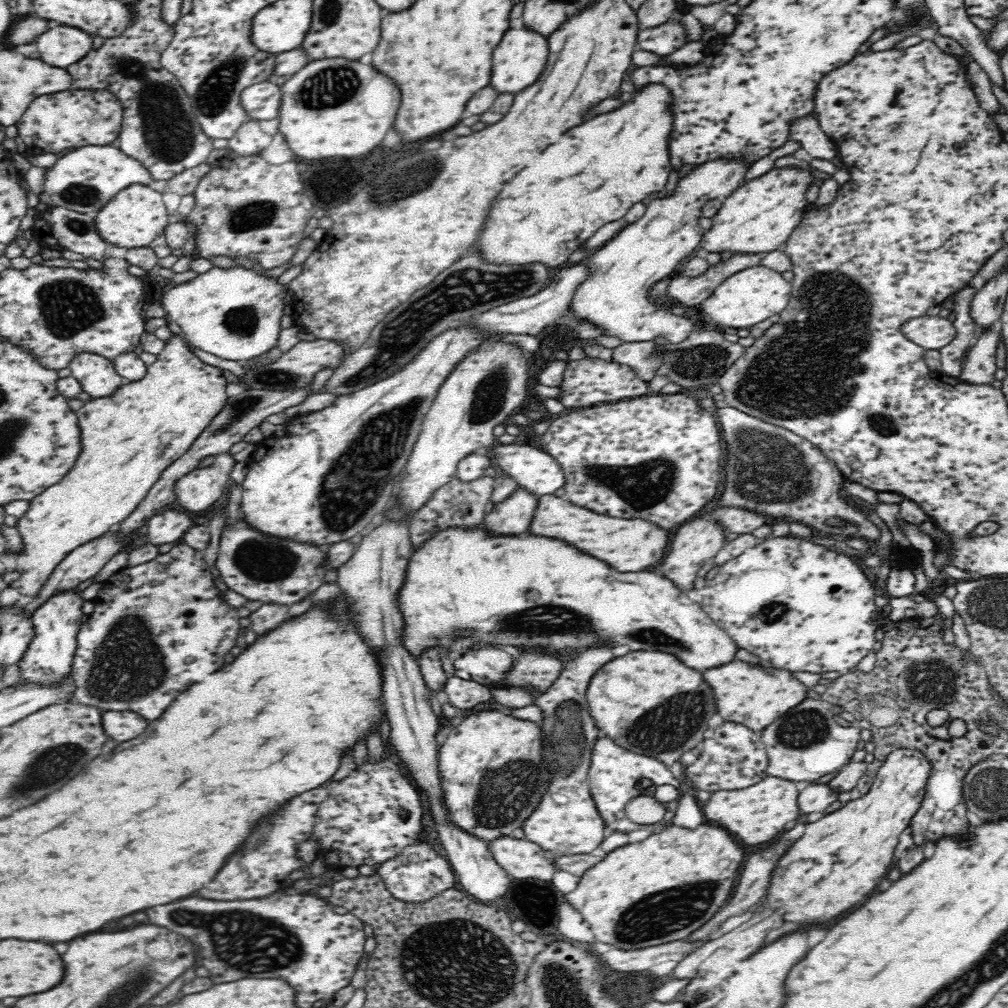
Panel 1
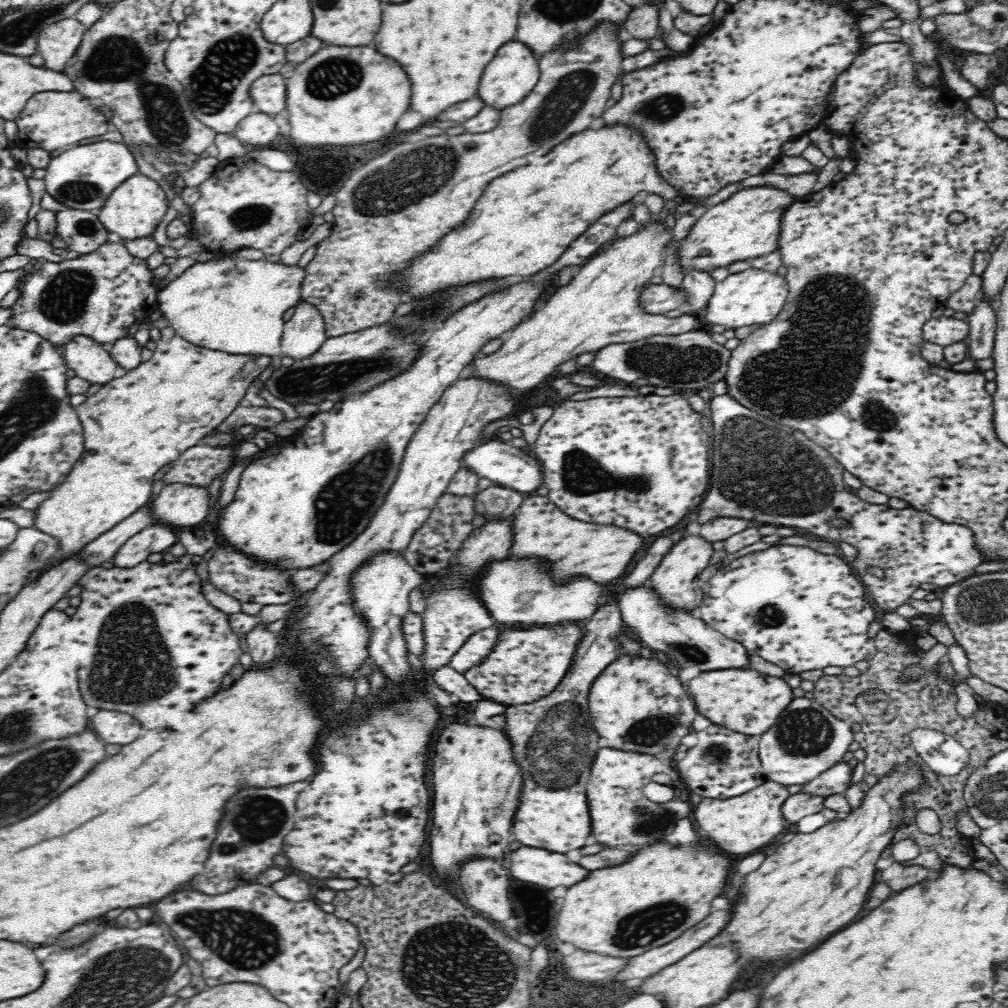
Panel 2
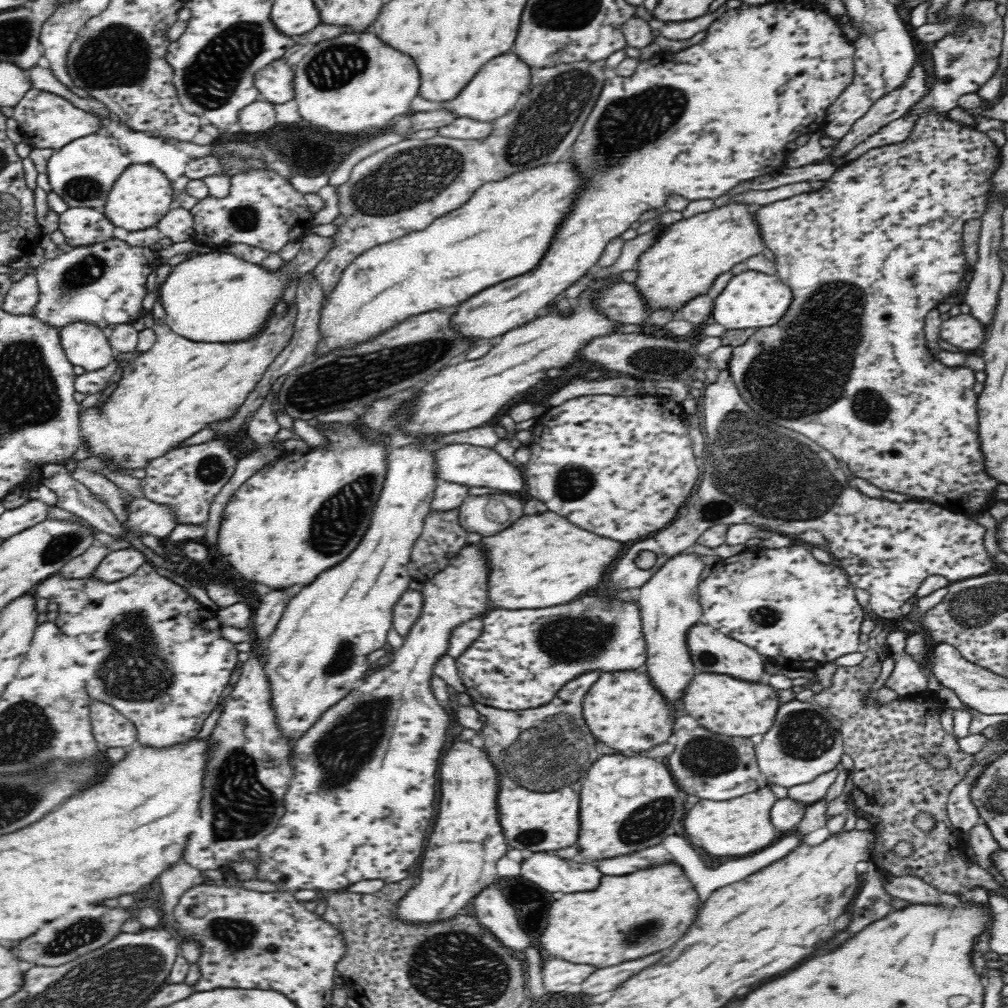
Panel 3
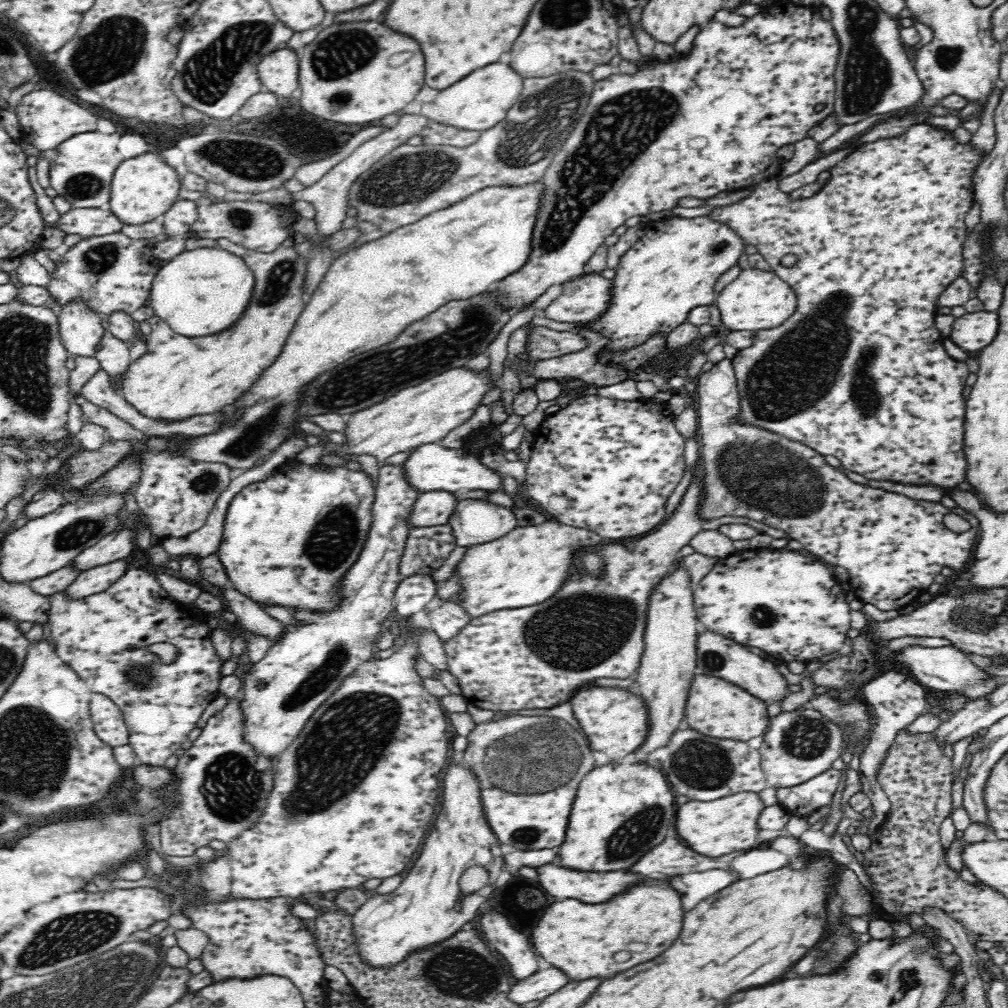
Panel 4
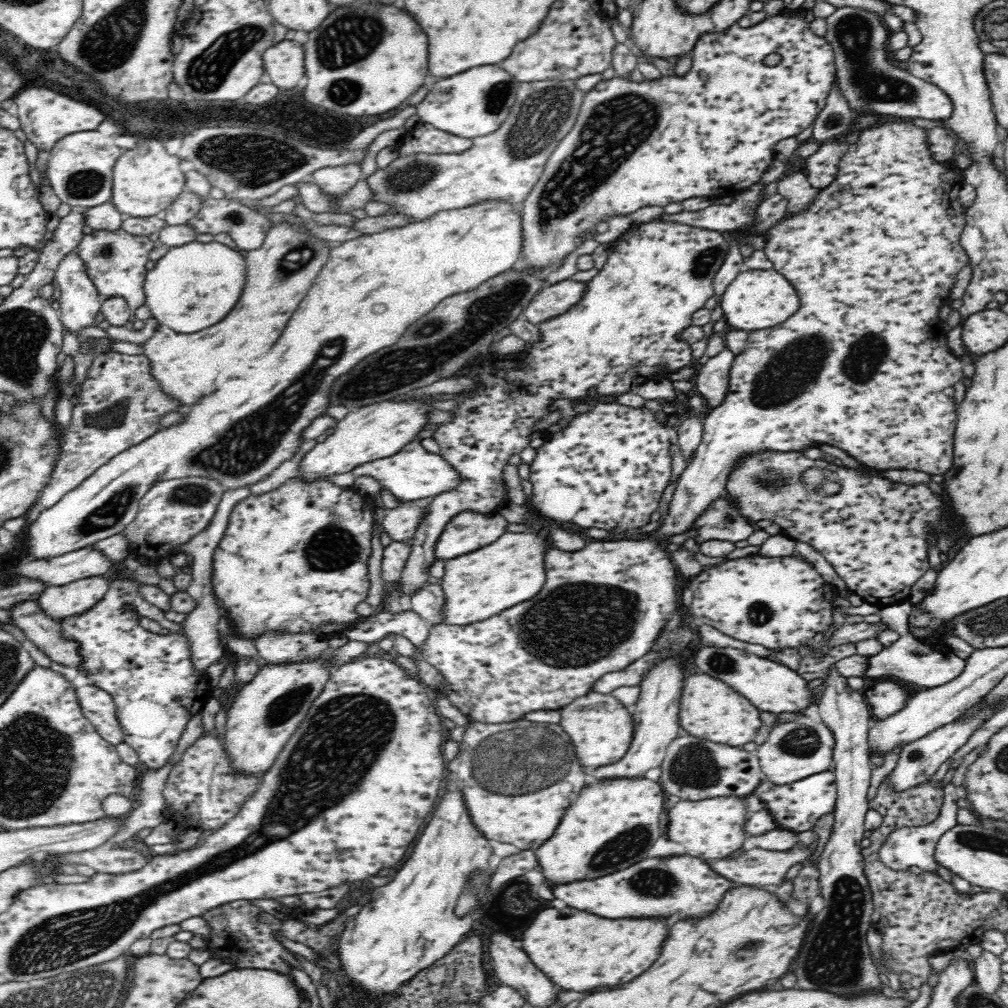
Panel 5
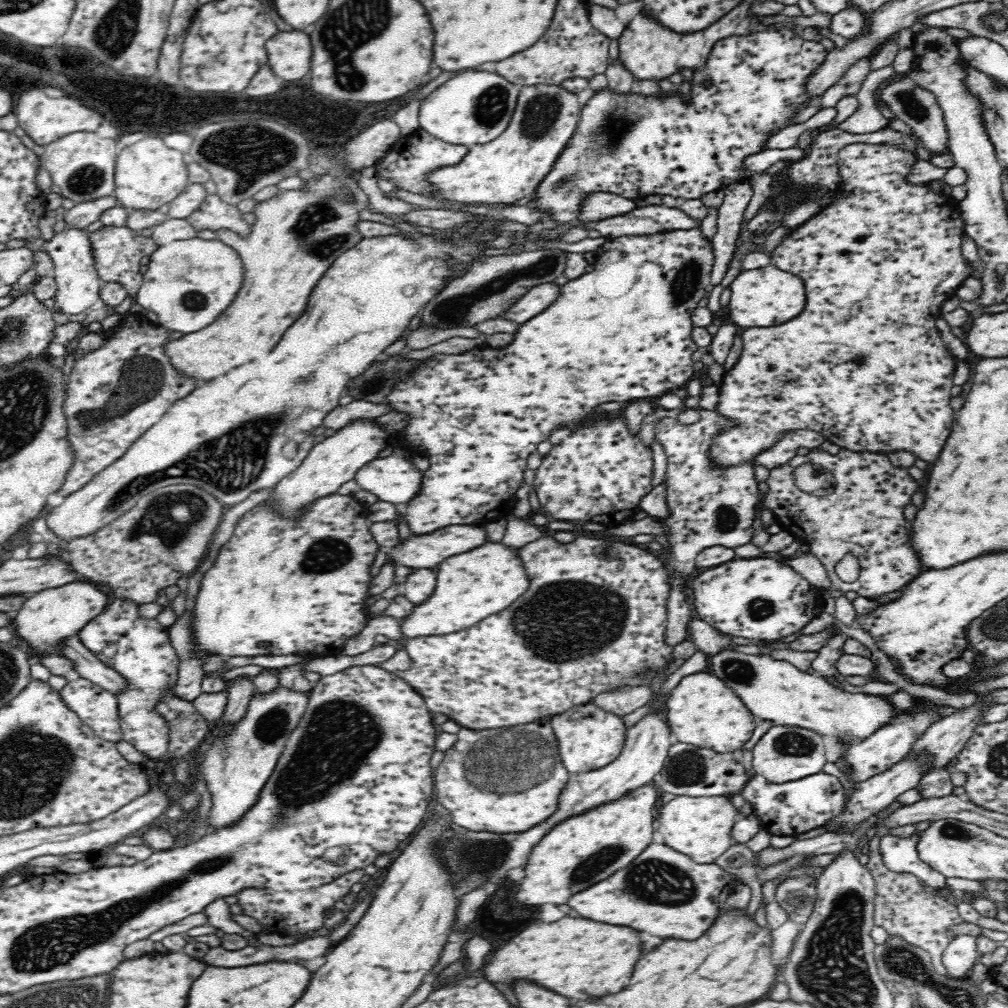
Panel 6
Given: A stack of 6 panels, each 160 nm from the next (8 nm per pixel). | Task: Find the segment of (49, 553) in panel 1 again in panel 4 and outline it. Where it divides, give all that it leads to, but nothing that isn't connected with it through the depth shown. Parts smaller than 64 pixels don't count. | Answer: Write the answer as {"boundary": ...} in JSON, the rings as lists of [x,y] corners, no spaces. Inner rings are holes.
{"boundary":[[[219,238],[217,246],[243,258],[254,272],[252,302],[236,326],[206,338],[188,338],[175,333],[155,314],[147,320],[151,332],[146,337],[146,351],[127,366],[120,394],[128,405],[149,420],[174,424],[196,416],[225,412],[224,408],[248,392],[279,357],[306,306],[302,284],[308,258],[300,258],[291,242],[271,253],[250,250],[227,238]]]}

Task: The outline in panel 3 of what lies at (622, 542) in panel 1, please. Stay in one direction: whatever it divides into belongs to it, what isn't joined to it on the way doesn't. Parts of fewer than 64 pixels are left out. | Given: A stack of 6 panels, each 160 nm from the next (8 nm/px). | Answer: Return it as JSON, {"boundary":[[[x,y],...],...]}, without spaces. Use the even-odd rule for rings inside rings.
{"boundary":[[[551,510],[524,514],[505,530],[482,537],[481,543],[491,568],[489,604],[506,610],[541,609],[570,602],[606,579],[606,570],[622,552],[620,542],[578,528]]]}

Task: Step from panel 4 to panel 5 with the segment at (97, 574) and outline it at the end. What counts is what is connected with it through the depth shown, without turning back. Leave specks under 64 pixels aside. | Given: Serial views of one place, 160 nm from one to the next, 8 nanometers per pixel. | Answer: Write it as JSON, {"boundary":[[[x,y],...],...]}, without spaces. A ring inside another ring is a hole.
{"boundary":[[[102,574],[80,578],[62,586],[49,586],[37,601],[48,616],[60,621],[92,608],[96,602],[104,598],[109,584],[108,579]]]}

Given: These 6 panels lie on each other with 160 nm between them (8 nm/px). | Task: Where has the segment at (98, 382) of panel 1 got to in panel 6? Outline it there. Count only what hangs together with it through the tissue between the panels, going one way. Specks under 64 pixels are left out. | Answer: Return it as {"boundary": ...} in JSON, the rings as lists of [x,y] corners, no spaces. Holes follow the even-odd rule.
{"boundary":[[[64,229],[50,240],[44,241],[40,246],[26,242],[23,247],[28,248],[33,253],[39,250],[44,251],[52,258],[51,275],[57,284],[56,306],[61,309],[61,312],[68,316],[86,314],[86,310],[98,300],[99,290],[104,283],[100,280],[94,266],[88,232],[85,229]]]}

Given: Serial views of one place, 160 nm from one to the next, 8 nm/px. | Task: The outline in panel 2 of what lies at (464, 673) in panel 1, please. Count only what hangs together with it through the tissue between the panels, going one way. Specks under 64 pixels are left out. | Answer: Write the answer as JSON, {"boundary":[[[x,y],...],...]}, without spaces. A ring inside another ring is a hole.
{"boundary":[[[489,627],[472,634],[451,658],[449,666],[456,672],[464,674],[474,666],[484,664],[499,637],[499,631]]]}

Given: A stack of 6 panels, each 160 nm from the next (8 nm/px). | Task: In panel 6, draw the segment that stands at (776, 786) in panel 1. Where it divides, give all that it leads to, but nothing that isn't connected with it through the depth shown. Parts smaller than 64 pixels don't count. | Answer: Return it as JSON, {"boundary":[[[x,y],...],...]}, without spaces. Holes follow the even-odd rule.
{"boundary":[[[672,796],[666,797],[662,809],[657,809],[655,819],[666,846],[687,854],[700,864],[712,864],[732,846],[736,809],[728,796]]]}

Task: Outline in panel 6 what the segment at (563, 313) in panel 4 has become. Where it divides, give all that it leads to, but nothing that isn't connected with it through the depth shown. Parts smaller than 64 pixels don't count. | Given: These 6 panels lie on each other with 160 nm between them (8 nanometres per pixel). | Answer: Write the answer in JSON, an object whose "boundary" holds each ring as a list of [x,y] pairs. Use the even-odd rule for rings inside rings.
{"boundary":[[[555,282],[542,283],[528,290],[519,301],[507,310],[503,317],[524,324],[527,320],[543,313],[561,293],[561,285]]]}

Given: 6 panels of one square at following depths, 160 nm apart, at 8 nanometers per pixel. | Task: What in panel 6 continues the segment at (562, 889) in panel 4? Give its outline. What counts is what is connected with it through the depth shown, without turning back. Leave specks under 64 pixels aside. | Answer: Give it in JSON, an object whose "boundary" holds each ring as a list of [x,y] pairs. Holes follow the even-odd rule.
{"boundary":[[[652,843],[630,866],[568,898],[568,906],[582,918],[622,924],[660,938],[696,940],[726,910],[729,893],[737,885],[716,863],[700,864],[665,844]]]}

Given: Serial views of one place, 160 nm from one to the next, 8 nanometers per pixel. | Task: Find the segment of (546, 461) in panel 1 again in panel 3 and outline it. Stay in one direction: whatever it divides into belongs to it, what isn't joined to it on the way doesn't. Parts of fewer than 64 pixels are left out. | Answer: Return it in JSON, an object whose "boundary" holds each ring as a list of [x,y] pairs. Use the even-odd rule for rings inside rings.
{"boundary":[[[449,444],[436,451],[437,478],[466,486],[490,486],[504,493],[518,492],[525,484],[522,466],[504,459],[496,449],[473,444]]]}

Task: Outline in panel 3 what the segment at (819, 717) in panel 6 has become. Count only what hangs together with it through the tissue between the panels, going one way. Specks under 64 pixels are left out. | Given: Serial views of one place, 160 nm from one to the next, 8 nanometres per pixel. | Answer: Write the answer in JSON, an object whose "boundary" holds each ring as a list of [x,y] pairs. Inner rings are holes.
{"boundary":[[[696,622],[686,634],[686,646],[690,652],[690,658],[694,662],[694,668],[698,672],[716,672],[716,674],[730,674],[734,678],[744,678],[750,682],[760,682],[760,676],[764,674],[764,660],[753,648],[748,648],[742,642],[722,634],[713,626]]]}

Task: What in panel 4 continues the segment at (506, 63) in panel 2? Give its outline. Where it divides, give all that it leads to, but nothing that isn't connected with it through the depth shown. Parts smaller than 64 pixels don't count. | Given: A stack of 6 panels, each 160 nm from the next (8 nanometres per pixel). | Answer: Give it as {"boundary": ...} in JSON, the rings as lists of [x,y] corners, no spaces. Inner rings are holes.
{"boundary":[[[494,62],[490,66],[474,70],[472,74],[468,74],[468,78],[456,82],[456,86],[438,92],[433,102],[422,103],[421,114],[427,116],[430,121],[466,130],[483,131],[492,128],[504,121],[507,114],[513,111],[523,89],[523,80],[523,76],[508,64]]]}

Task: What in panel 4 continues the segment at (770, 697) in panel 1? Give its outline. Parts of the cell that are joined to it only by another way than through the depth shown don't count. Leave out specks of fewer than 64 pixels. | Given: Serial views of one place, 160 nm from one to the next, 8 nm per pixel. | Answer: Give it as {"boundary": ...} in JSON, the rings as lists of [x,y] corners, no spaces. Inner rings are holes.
{"boundary":[[[695,676],[685,710],[690,728],[700,730],[702,734],[708,734],[714,738],[734,739],[742,742],[747,742],[756,736],[763,736],[770,722],[766,701],[748,694],[746,690],[722,678]]]}

